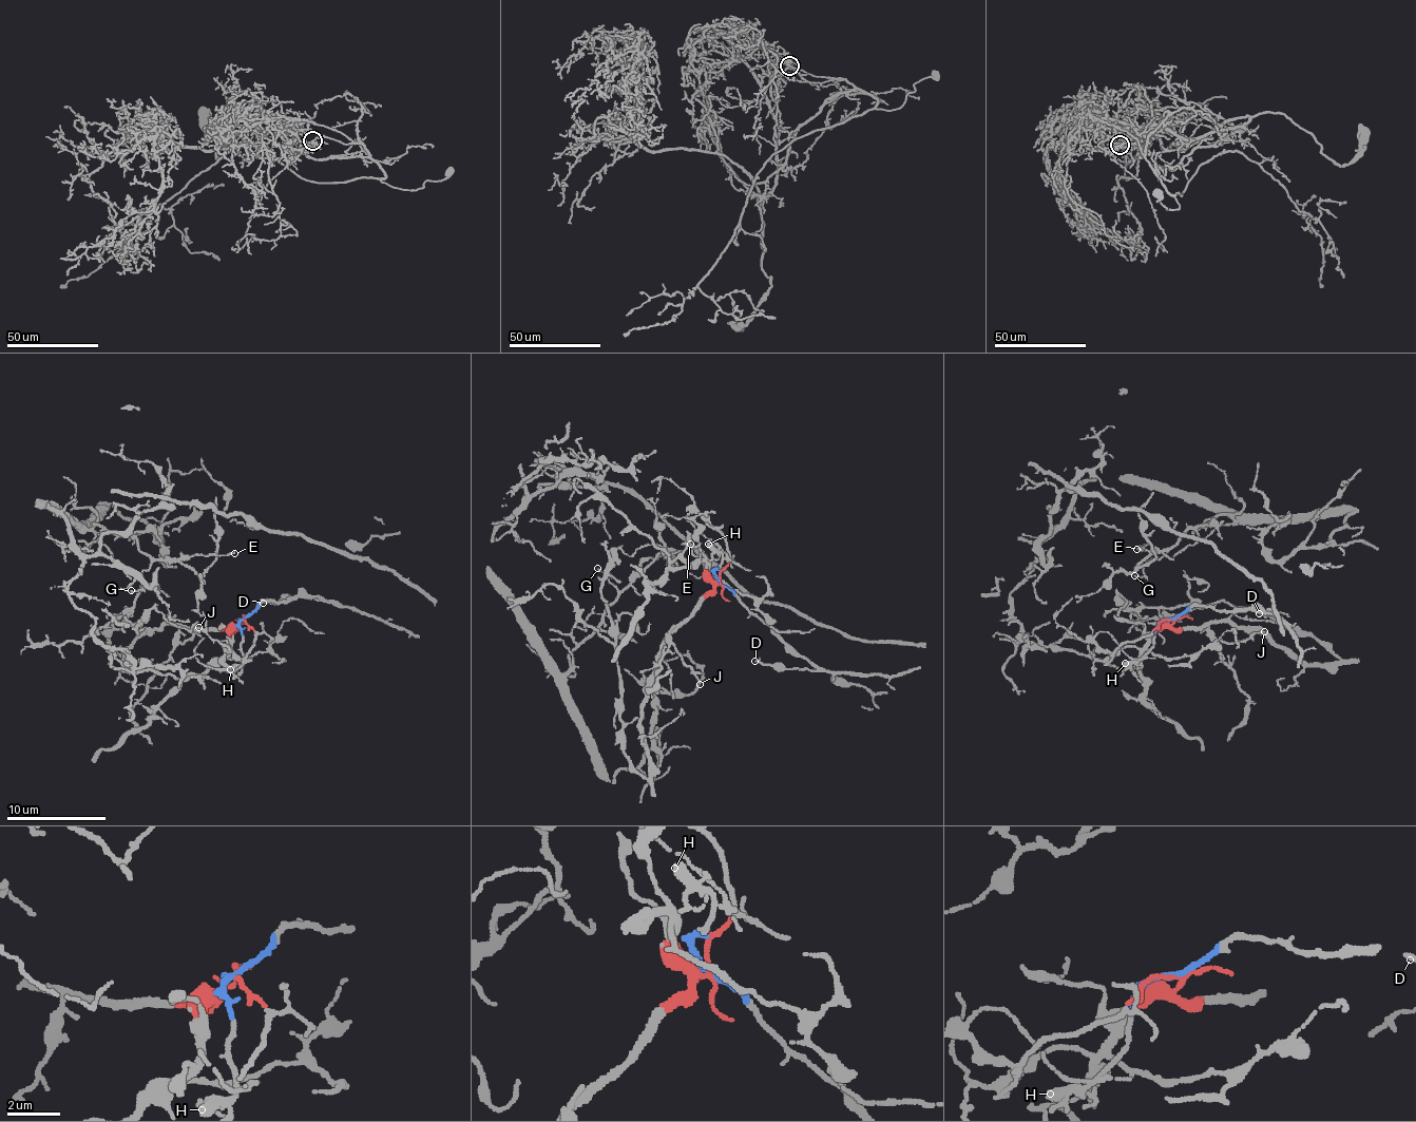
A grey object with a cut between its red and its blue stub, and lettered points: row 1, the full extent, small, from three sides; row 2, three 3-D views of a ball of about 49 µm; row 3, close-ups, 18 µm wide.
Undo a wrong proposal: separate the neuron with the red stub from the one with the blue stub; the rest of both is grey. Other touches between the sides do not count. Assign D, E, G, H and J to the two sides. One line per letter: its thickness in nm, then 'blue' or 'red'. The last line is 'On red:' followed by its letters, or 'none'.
D: 150 nm thick; blue
E: 140 nm thick; red
G: 90 nm thick; red
H: 400 nm thick; blue
J: 120 nm thick; red
On red: E, G, J

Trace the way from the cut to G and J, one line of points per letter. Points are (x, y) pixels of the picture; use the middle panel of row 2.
G: (720, 583), (729, 557), (726, 540), (667, 478), (661, 478), (654, 524), (664, 550), (619, 591), (598, 567)
J: (720, 583), (669, 632), (676, 653), (689, 666), (699, 684)

